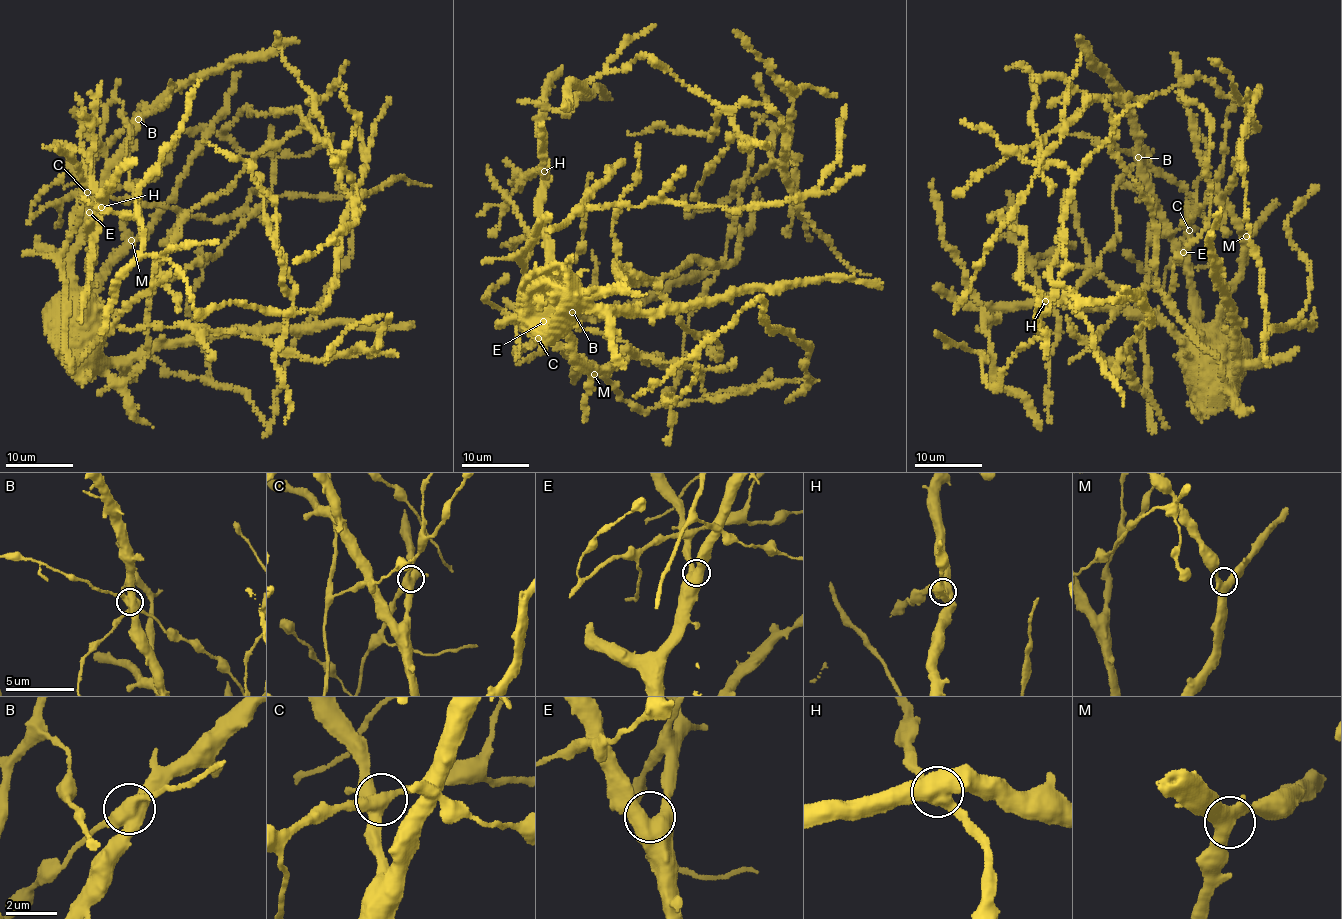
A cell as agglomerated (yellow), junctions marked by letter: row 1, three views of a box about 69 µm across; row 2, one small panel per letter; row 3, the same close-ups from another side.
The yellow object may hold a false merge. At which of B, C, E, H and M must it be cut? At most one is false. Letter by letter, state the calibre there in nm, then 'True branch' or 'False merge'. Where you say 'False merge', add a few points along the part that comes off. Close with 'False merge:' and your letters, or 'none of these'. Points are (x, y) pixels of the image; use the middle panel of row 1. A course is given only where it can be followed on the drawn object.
B: Thickness 550 nm. True branch
C: Thickness 500 nm. True branch
E: Thickness 550 nm. True branch
H: Thickness 650 nm. True branch
M: Thickness 440 nm. True branch
False merge: none of these

